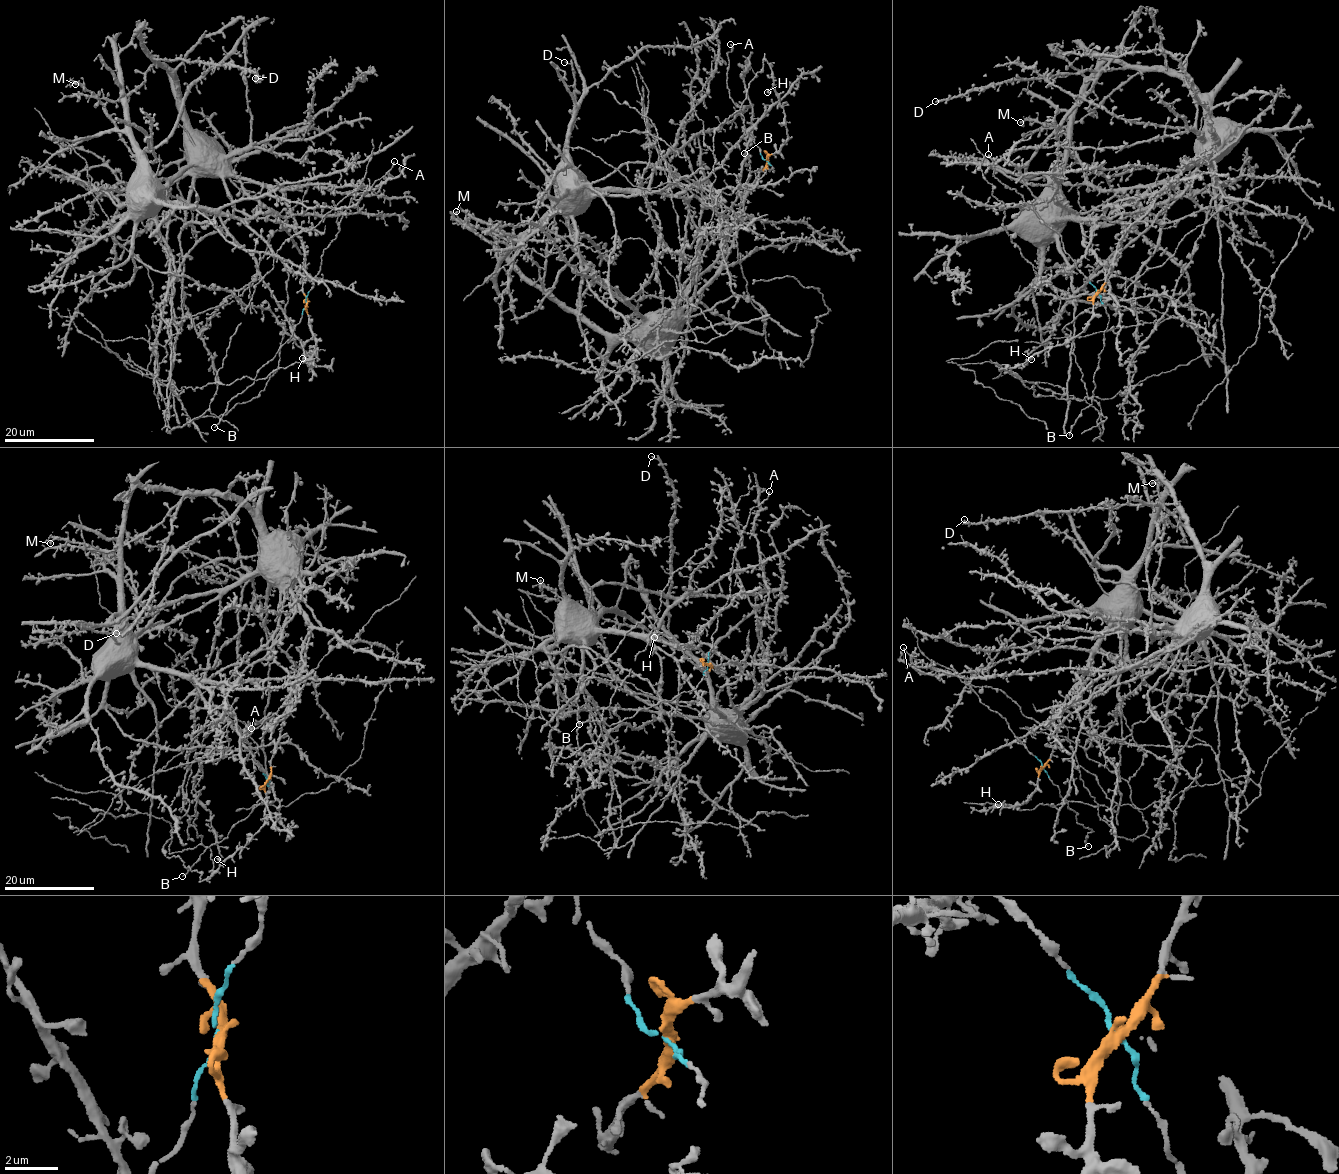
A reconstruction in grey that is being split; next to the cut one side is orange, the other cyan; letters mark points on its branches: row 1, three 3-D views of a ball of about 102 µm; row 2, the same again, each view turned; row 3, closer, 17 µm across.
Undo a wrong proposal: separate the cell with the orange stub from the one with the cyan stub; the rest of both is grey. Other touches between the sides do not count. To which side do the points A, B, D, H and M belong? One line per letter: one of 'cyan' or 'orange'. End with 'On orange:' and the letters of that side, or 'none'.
A: cyan
B: cyan
D: orange
H: orange
M: orange
On orange: D, H, M

